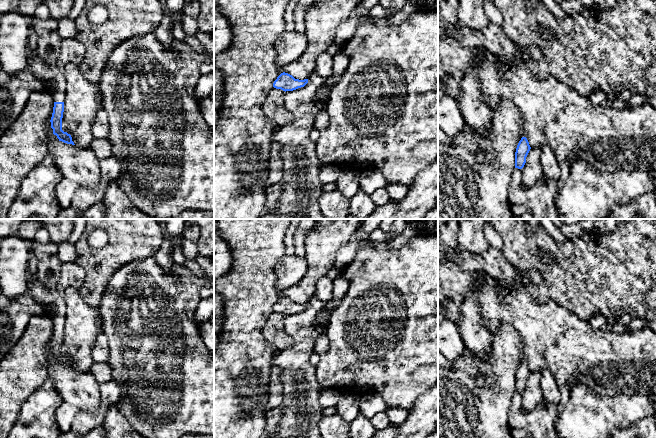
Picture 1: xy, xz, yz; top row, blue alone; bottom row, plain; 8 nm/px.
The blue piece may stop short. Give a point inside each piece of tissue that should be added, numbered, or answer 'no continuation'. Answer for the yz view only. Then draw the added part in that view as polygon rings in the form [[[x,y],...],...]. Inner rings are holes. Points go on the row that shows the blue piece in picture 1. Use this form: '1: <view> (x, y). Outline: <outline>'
no continuation

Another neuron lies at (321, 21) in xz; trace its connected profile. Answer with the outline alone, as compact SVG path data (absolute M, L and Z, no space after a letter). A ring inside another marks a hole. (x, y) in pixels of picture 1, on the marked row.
M320 0L317 6L311 7L305 13L305 35L308 43L305 52L296 60L286 64L283 71L295 79L304 80L315 72L316 60L319 55L327 52L334 43L337 27L346 21L362 0Z

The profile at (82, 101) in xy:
M68 63L63 74L66 87L62 130L71 135L76 146L90 148L95 139L92 128L101 104L99 86L90 82L74 63Z

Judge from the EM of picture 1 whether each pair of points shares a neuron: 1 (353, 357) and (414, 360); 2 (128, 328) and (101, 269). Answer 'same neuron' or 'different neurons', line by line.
1: same neuron
2: different neurons

